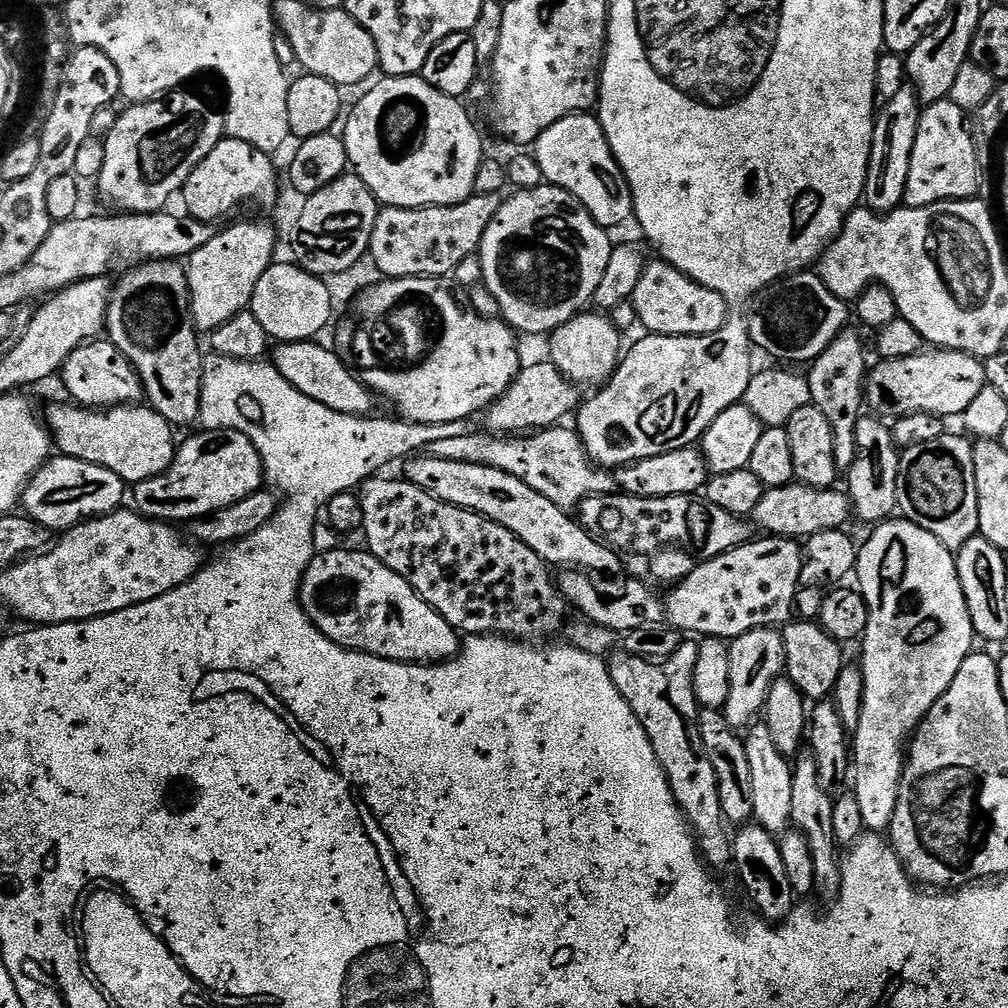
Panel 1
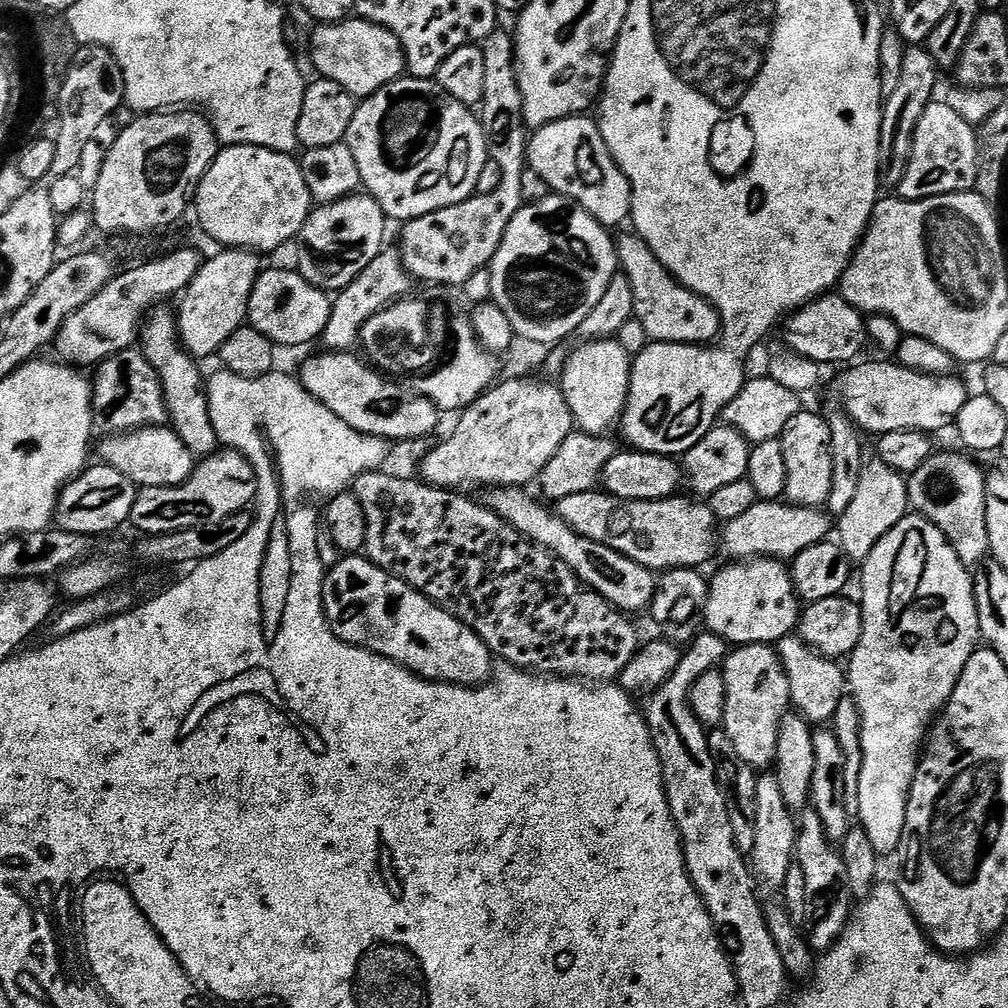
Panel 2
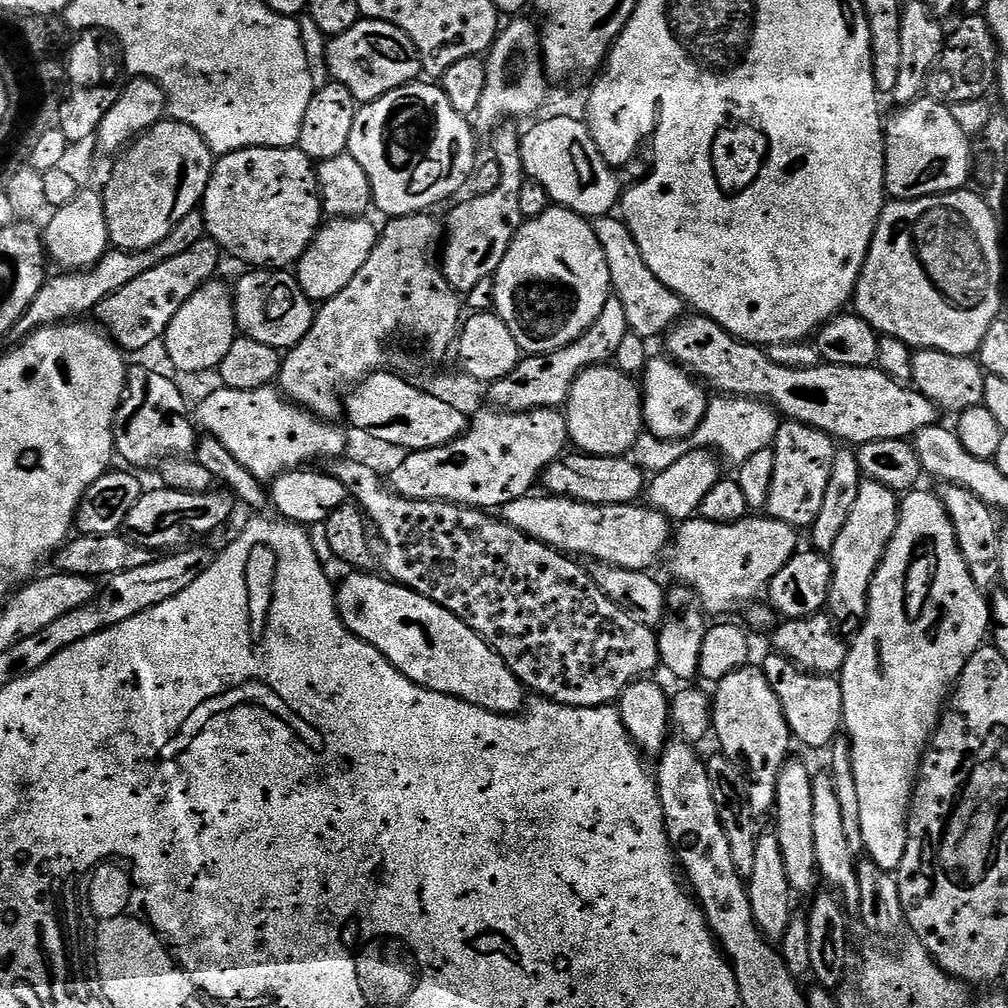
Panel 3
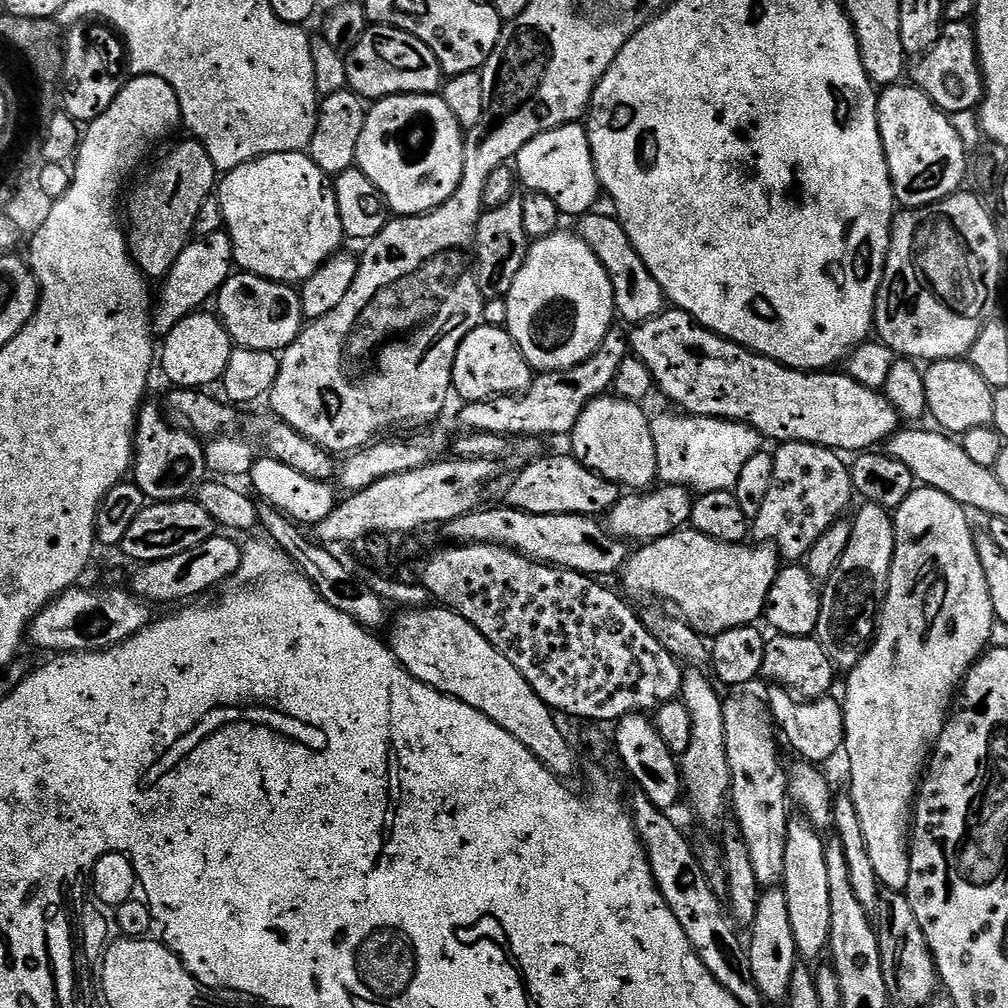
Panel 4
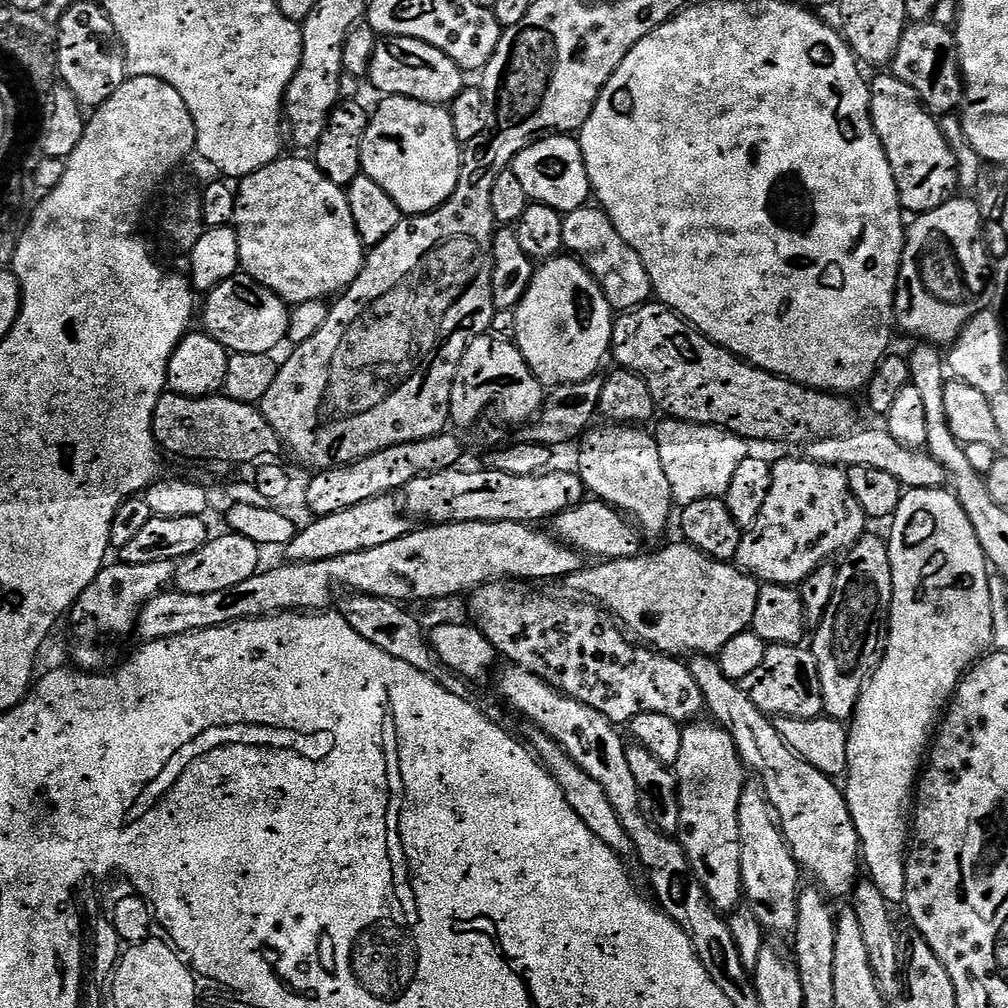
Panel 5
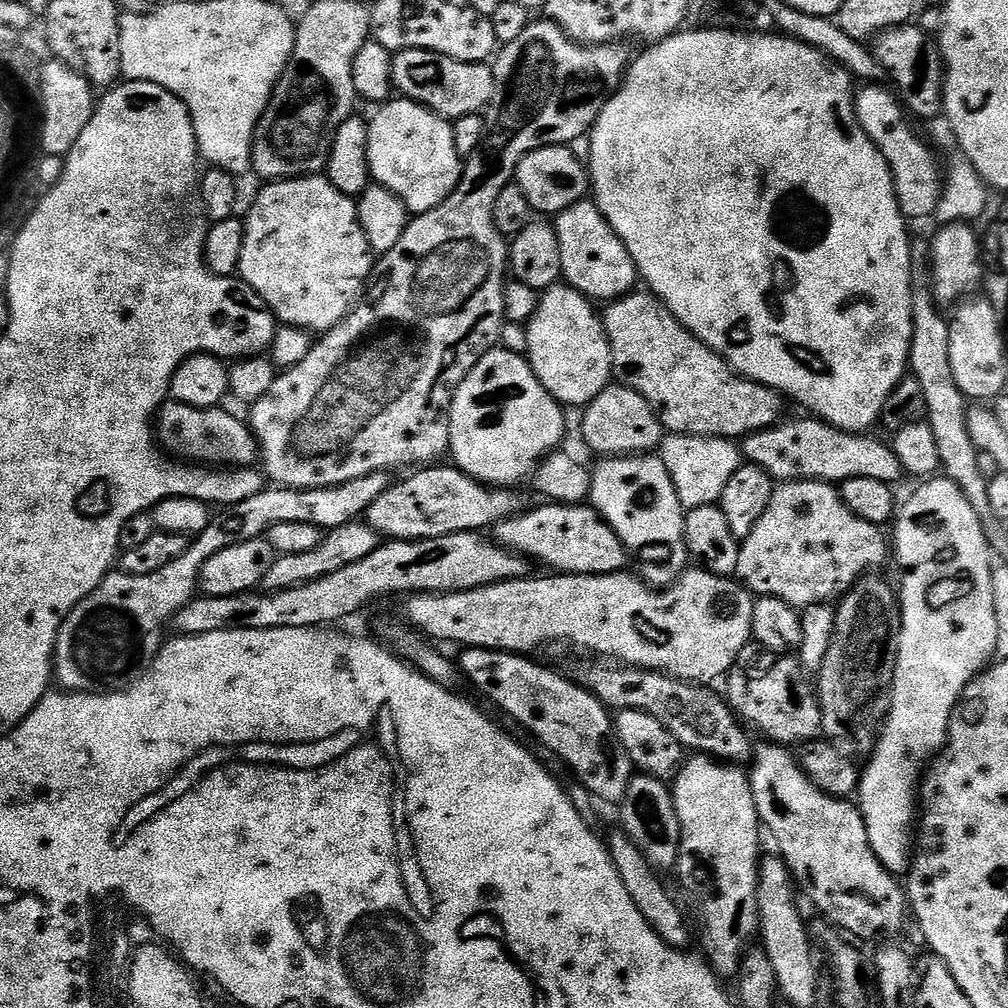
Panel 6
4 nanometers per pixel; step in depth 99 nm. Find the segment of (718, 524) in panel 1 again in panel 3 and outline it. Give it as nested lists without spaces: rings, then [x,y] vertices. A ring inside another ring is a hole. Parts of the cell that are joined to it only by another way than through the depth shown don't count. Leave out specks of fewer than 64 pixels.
[[[529,494],[514,502],[505,504],[502,519],[505,524],[516,528],[532,540],[545,544],[557,552],[565,553],[573,558],[589,556],[589,561],[601,564],[612,564],[616,568],[625,568],[635,572],[648,572],[660,560],[660,555],[669,551],[674,540],[674,524],[661,512],[656,512],[639,503],[630,504],[586,504],[570,500],[567,496],[551,494]]]

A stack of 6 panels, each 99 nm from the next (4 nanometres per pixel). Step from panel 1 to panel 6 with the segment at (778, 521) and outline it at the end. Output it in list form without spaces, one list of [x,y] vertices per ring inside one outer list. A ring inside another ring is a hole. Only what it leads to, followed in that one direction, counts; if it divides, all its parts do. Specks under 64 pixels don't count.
[[[699,566],[689,567],[685,572],[678,577],[673,584],[663,590],[653,590],[649,585],[645,584],[639,576],[633,574],[631,571],[625,570],[622,572],[615,572],[614,574],[578,574],[577,576],[570,576],[567,574],[544,574],[548,576],[536,576],[533,575],[531,578],[525,578],[523,580],[503,580],[500,584],[487,584],[481,588],[475,588],[474,590],[466,590],[465,592],[417,592],[415,594],[409,595],[407,599],[403,601],[404,604],[404,614],[402,614],[403,619],[407,621],[408,624],[412,625],[419,633],[423,634],[425,637],[431,638],[433,641],[440,642],[438,640],[449,640],[452,644],[460,644],[464,648],[489,648],[490,650],[498,650],[499,652],[515,652],[517,654],[536,654],[539,648],[544,648],[547,644],[573,644],[576,648],[581,648],[584,652],[593,652],[593,657],[596,658],[611,658],[613,661],[619,662],[624,666],[635,666],[637,668],[646,668],[650,672],[662,672],[665,676],[675,676],[678,680],[683,680],[685,682],[691,682],[697,686],[703,685],[705,682],[712,682],[708,680],[716,680],[721,676],[721,678],[727,677],[729,673],[736,668],[736,659],[738,654],[742,654],[742,646],[746,646],[752,640],[752,619],[754,618],[754,596],[753,593],[749,592],[743,584],[737,582],[735,579],[729,578],[727,576],[715,576],[710,574],[705,568]]]

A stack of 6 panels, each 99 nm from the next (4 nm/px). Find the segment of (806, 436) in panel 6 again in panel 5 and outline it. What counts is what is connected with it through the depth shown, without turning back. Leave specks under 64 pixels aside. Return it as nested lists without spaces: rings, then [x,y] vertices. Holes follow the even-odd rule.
[[[887,427],[863,428],[851,432],[849,436],[811,441],[806,448],[807,459],[842,469],[870,466],[872,470],[894,474],[894,478],[898,478],[898,482],[903,484],[905,489],[945,487],[945,470],[927,450],[904,446],[902,442],[898,442],[898,438],[894,438],[894,434],[888,432]]]

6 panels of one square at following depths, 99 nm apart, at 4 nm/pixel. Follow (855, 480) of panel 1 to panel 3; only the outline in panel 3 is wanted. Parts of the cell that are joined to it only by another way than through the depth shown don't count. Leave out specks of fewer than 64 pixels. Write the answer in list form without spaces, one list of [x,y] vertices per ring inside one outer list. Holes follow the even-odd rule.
[[[864,480],[854,501],[854,510],[850,510],[850,518],[846,518],[846,526],[842,526],[838,542],[834,542],[830,553],[832,585],[826,612],[845,633],[859,632],[868,617],[868,591],[890,538],[894,538],[894,530],[900,521],[900,506],[897,493],[873,480]]]

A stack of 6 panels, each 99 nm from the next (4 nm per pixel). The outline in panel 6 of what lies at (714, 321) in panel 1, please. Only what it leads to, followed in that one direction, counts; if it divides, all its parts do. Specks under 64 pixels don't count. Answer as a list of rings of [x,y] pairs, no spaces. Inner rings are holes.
[[[595,199],[579,200],[574,206],[555,213],[554,227],[558,234],[558,250],[562,254],[562,276],[568,287],[578,290],[593,302],[619,300],[637,287],[634,258],[630,258],[630,250],[626,250],[622,238],[618,238],[610,222],[606,222]]]

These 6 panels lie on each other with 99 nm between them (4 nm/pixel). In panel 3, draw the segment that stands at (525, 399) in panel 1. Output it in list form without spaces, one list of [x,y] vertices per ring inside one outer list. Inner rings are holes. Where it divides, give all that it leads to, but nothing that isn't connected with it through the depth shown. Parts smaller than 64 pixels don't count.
[[[539,408],[533,412],[501,412],[480,410],[471,417],[467,431],[441,448],[409,451],[398,470],[390,477],[390,486],[399,496],[411,500],[440,500],[447,504],[462,504],[466,508],[500,510],[505,504],[529,495],[537,487],[549,466],[565,455],[569,447],[568,417],[555,408]]]

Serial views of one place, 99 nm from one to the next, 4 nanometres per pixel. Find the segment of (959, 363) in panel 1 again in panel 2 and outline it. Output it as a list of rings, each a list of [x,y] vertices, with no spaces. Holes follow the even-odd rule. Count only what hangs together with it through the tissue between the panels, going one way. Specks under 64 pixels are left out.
[[[872,360],[869,364],[856,362],[848,373],[837,382],[843,411],[848,413],[861,433],[879,434],[894,430],[918,430],[937,434],[951,425],[968,400],[970,389],[952,376],[928,376],[901,364]]]

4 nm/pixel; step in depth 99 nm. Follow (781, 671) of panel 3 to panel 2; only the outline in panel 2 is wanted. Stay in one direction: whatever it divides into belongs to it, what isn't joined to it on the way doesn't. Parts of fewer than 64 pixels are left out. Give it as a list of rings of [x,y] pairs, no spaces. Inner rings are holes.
[[[798,634],[784,636],[774,646],[780,655],[784,674],[790,684],[791,707],[813,726],[824,726],[831,721],[838,702],[846,698],[846,672],[837,661],[821,656]]]

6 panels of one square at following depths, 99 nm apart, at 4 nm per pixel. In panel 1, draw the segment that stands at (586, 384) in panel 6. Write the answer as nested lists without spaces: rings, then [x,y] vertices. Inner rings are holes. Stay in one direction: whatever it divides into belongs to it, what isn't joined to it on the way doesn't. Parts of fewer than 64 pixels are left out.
[[[545,182],[536,188],[516,190],[511,194],[509,200],[501,203],[490,226],[486,226],[486,234],[480,243],[482,282],[490,294],[498,298],[500,316],[509,328],[520,334],[550,334],[592,304],[594,290],[598,290],[598,282],[602,282],[602,274],[610,262],[614,240],[578,200],[553,184]]]

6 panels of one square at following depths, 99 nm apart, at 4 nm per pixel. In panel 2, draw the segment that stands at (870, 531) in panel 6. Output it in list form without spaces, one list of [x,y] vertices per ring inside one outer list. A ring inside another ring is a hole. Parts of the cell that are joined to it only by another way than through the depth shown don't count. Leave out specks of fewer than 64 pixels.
[[[801,410],[787,422],[779,441],[786,464],[784,496],[787,503],[823,509],[830,498],[830,477],[834,475],[834,462],[830,458],[830,426],[827,419],[816,412]]]

